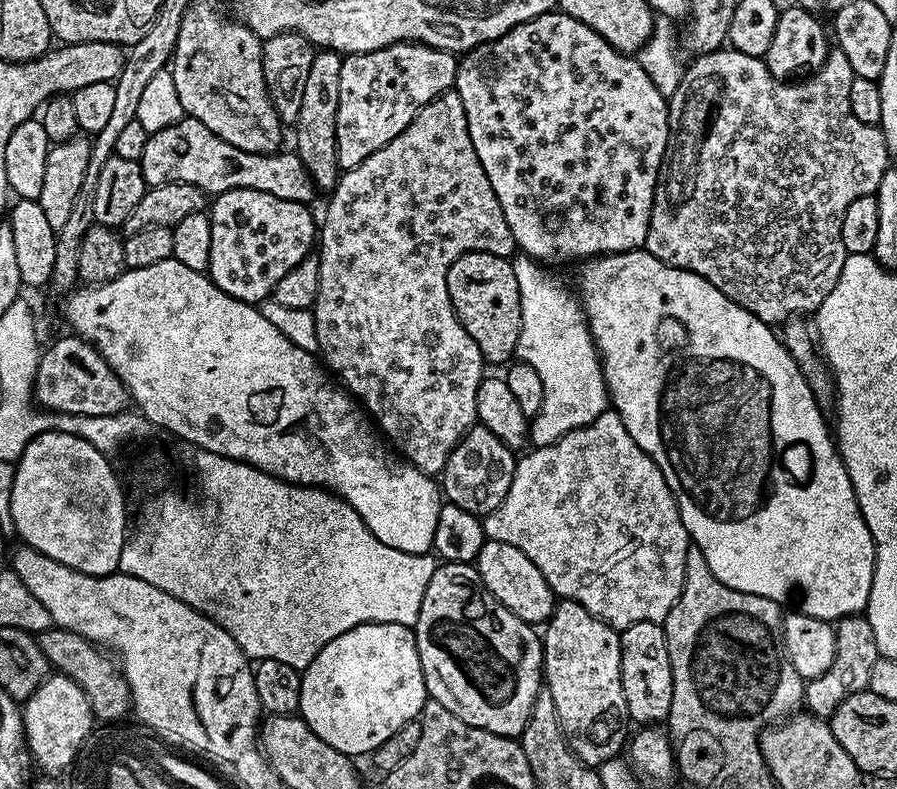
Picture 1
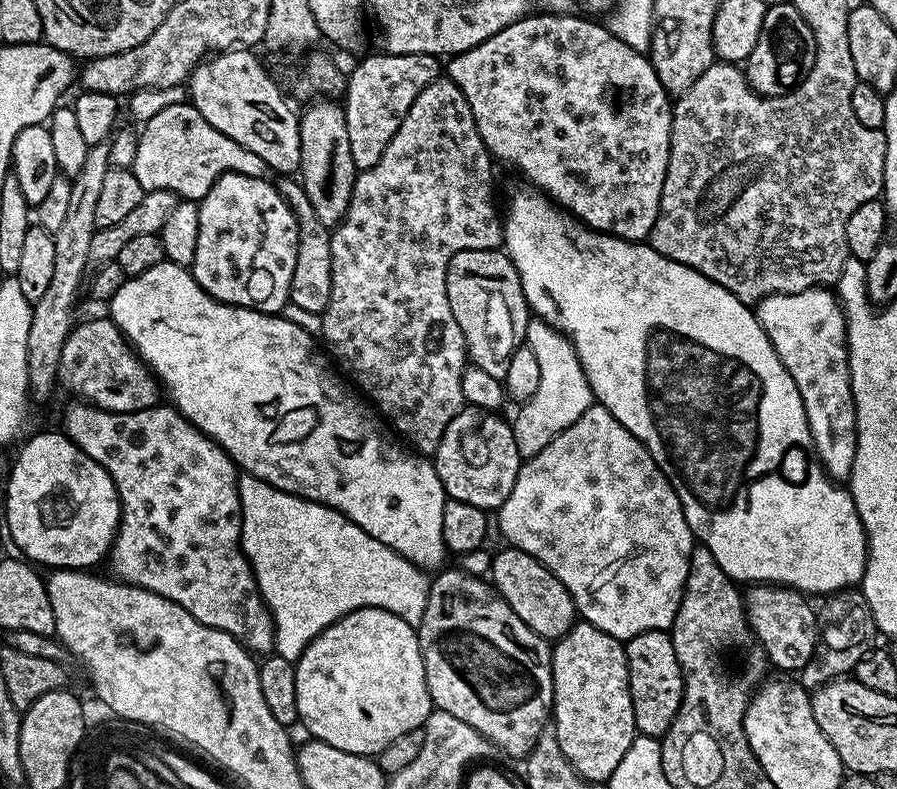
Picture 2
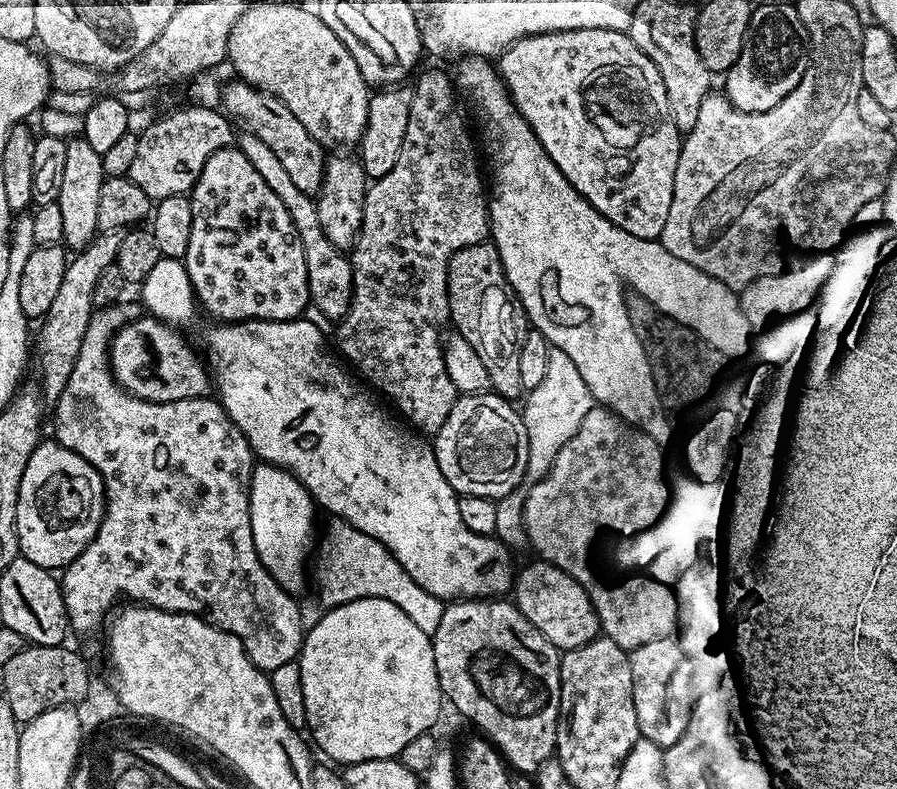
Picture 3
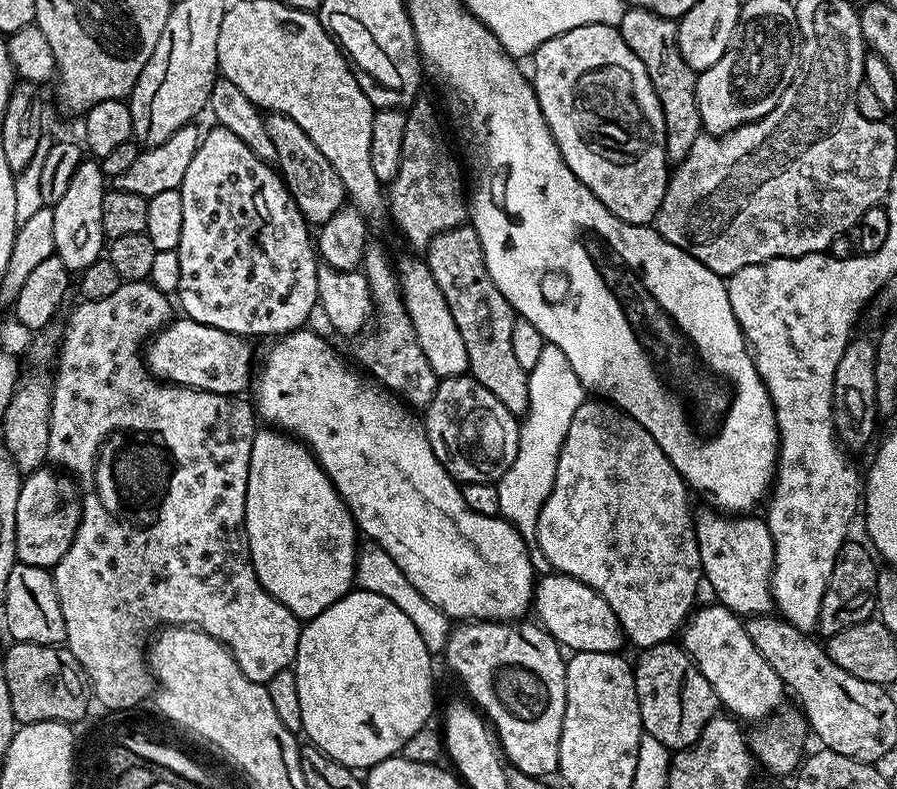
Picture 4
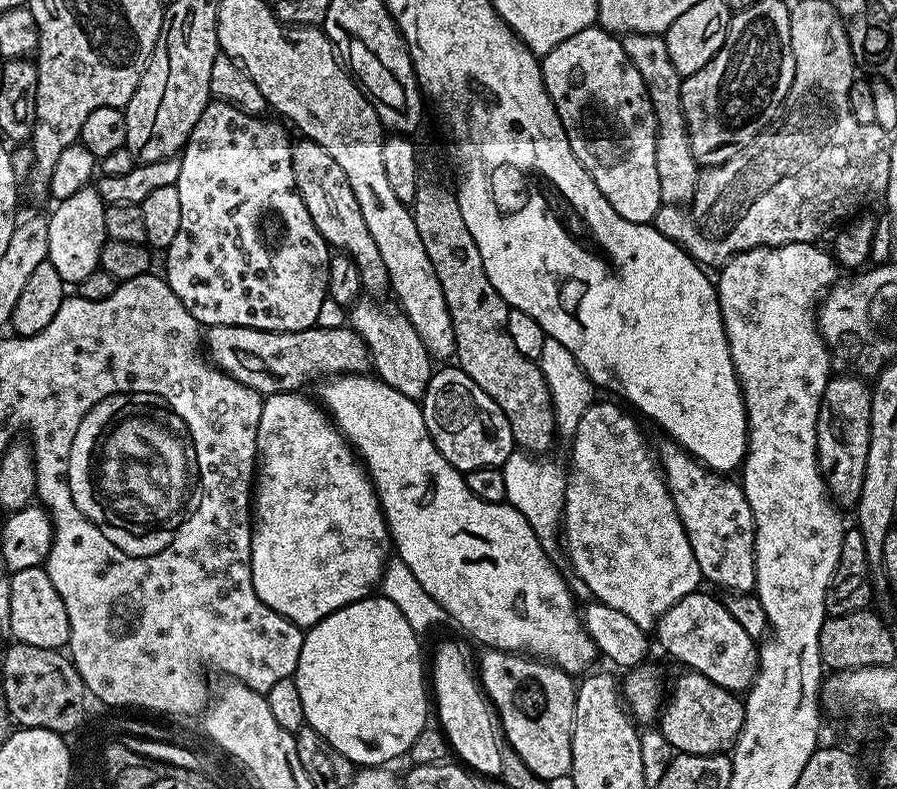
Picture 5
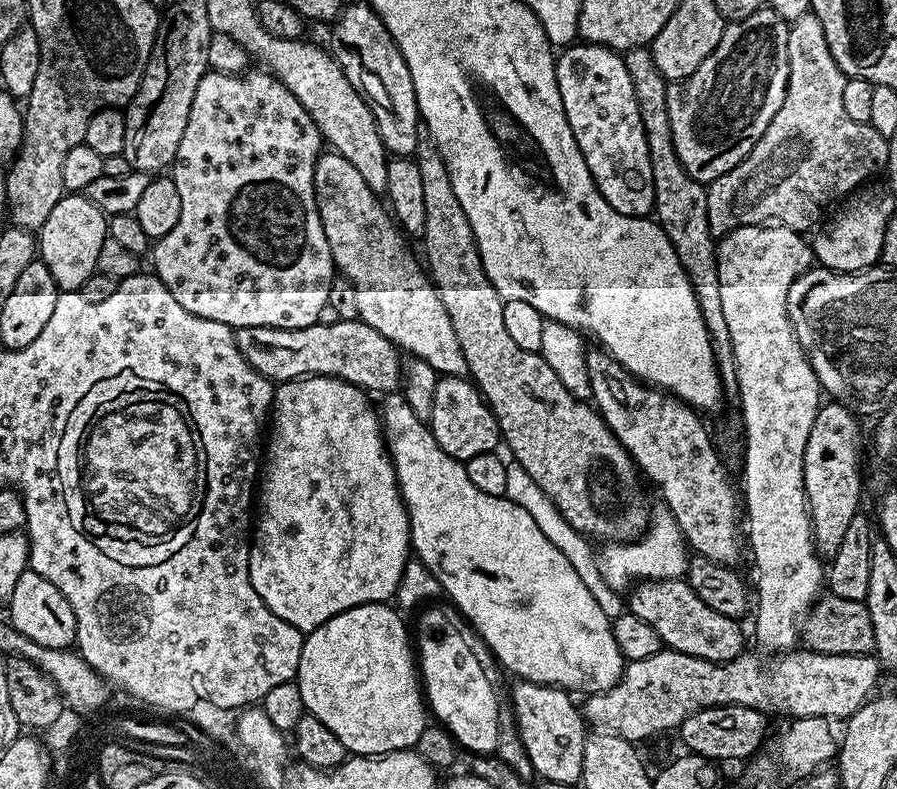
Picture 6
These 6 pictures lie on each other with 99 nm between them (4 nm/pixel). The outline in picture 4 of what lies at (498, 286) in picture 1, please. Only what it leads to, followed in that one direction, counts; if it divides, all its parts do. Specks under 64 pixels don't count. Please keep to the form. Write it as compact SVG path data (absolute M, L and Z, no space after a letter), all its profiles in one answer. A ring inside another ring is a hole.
M470 226L446 230L430 241L426 259L430 274L434 274L434 282L438 282L438 290L442 290L442 298L446 298L450 306L450 314L454 314L454 322L458 322L458 330L462 330L472 379L486 386L506 410L513 414L527 413L528 373L518 366L514 345L510 343L514 313L508 299L500 293L498 286L494 286L490 270L486 270L478 234Z

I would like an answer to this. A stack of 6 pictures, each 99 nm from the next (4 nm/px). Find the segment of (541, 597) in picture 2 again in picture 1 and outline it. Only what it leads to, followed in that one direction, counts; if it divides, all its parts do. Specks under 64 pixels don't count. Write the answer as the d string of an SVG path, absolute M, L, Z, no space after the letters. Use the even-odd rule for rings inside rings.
M485 539L474 566L480 571L486 590L490 590L490 594L494 594L494 598L498 598L498 602L502 602L502 606L506 606L506 610L510 610L518 618L533 626L540 626L552 617L558 597L546 578L542 578L542 570L538 570L538 566L534 566L534 562L530 562L530 558L522 554L522 550L506 546L506 542Z

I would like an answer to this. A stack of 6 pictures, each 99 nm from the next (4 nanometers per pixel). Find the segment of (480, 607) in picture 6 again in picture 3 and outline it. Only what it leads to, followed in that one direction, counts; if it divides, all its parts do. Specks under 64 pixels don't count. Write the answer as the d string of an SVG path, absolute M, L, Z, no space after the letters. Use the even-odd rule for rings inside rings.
M297 318L294 320L242 320L239 322L220 322L212 327L216 328L210 329L209 332L205 334L204 344L208 347L206 360L210 365L211 375L214 377L215 391L216 388L220 391L218 403L224 408L224 413L228 415L228 419L231 420L233 424L236 424L240 433L248 440L248 445L252 447L253 453L255 453L263 463L273 464L276 468L285 468L289 474L297 476L302 482L304 489L312 495L313 500L316 501L317 505L319 505L323 511L325 508L326 511L333 512L331 515L335 517L335 519L345 520L351 528L362 530L362 534L374 538L400 563L402 570L406 570L406 574L410 574L410 578L414 578L414 582L418 582L418 586L422 586L422 590L434 594L442 601L451 602L453 600L486 600L489 598L500 598L507 593L504 592L507 588L509 591L509 589L513 587L513 553L501 540L497 540L495 535L483 536L482 534L474 534L472 530L466 530L466 528L462 526L462 520L458 518L458 508L456 506L458 499L457 493L452 491L452 487L448 485L446 478L442 478L442 470L438 470L438 462L436 461L436 455L432 453L431 443L429 443L423 435L417 434L415 431L405 427L343 363L340 363L341 365L336 364L337 357L335 355L332 357L331 354L324 349L325 337L318 330L318 326L312 325L308 320L303 318Z

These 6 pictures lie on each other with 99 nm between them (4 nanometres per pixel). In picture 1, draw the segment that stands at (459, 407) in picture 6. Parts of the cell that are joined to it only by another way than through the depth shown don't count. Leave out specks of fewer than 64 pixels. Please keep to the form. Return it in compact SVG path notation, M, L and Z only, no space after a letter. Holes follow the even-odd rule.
M482 426L469 428L468 433L452 447L450 458L442 473L442 496L454 506L462 506L462 510L470 510L470 514L486 517L498 506L502 506L502 498L506 498L506 490L510 490L510 482L514 478L517 457L513 449L507 448L503 442L490 434Z

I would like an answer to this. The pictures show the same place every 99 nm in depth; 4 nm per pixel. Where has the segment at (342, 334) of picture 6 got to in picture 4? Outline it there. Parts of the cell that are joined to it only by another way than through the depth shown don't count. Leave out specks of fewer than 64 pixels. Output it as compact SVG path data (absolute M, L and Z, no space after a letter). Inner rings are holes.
M187 318L179 319L161 328L147 345L146 363L157 380L227 397L240 394L251 380L253 383L252 348L245 337Z

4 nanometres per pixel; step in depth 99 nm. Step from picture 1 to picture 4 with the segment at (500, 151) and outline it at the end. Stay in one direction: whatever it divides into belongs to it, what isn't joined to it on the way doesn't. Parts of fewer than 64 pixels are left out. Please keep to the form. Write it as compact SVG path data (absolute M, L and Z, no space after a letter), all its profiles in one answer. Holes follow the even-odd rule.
M587 24L586 26L578 26L574 30L566 30L554 38L542 42L542 46L538 46L532 53L530 63L532 63L530 79L532 88L536 91L538 106L542 106L542 114L554 134L554 142L562 154L566 166L570 166L572 173L600 199L602 206L606 206L606 210L610 210L618 218L631 224L651 225L655 221L656 211L660 208L664 192L668 189L670 175L670 161L664 152L662 106L658 102L658 94L654 94L650 74L646 74L646 66L642 66L638 54L634 54L634 50L630 50L630 46L626 46L626 42L620 36L619 27L611 24Z

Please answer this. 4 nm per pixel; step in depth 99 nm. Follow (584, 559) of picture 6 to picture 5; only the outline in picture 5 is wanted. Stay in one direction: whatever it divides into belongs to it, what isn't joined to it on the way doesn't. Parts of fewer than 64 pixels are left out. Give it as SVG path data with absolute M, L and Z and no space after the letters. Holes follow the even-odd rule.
M514 450L510 458L506 458L502 471L506 478L506 502L514 510L518 510L522 518L526 518L541 544L551 546L556 536L558 540L558 529L562 524L566 472L554 461L544 459L548 458L537 458L523 450Z

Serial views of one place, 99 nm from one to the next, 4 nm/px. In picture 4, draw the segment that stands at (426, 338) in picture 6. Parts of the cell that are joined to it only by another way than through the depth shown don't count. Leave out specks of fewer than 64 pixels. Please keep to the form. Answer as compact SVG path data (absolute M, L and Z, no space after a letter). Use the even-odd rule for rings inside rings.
M269 115L266 120L270 142L274 144L276 151L275 163L278 165L278 171L288 187L288 193L292 196L292 201L298 206L298 210L308 221L309 225L319 226L326 223L339 208L345 207L346 193L342 186L342 178L334 174L334 166L326 162L322 155L322 150L310 142L306 130L298 126L288 116Z

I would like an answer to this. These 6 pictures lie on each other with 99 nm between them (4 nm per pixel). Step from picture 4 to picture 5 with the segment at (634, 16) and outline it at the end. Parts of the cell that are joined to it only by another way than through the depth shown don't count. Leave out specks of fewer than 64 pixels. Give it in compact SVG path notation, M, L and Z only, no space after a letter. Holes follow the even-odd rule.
M627 33L622 43L626 58L634 62L634 70L642 74L646 94L652 103L656 119L656 141L654 142L654 160L658 162L658 190L664 204L687 205L694 198L702 168L696 163L694 150L690 150L690 134L686 126L686 114L682 110L682 86L674 62L670 62L670 50L660 34Z

